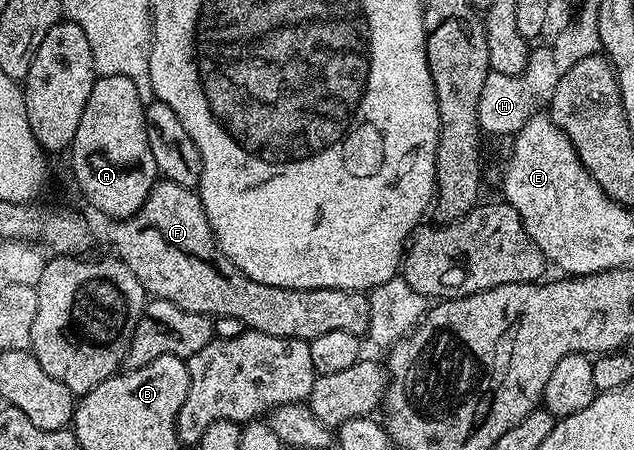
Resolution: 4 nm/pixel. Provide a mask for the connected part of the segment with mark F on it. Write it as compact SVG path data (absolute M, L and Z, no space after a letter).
M166 180L156 181L154 188L149 192L149 196L145 200L145 204L141 204L141 208L132 218L125 218L114 223L115 226L111 230L111 242L115 245L114 253L120 260L131 269L133 276L137 276L137 280L141 280L141 284L146 288L148 295L156 298L164 298L173 304L177 304L177 308L181 308L190 314L206 314L212 319L221 316L233 316L236 320L241 320L244 327L256 330L262 334L269 336L281 336L282 338L301 338L310 340L317 336L322 336L324 332L353 332L354 334L363 336L368 333L370 328L370 300L368 295L361 290L342 290L341 288L317 288L316 290L294 290L293 288L281 288L280 286L270 286L269 284L261 284L257 280L253 280L249 276L245 276L245 272L241 272L229 259L221 252L221 248L215 243L215 234L211 231L211 225L207 223L205 216L205 208L201 204L198 193L189 188L181 188L181 184L173 184Z

